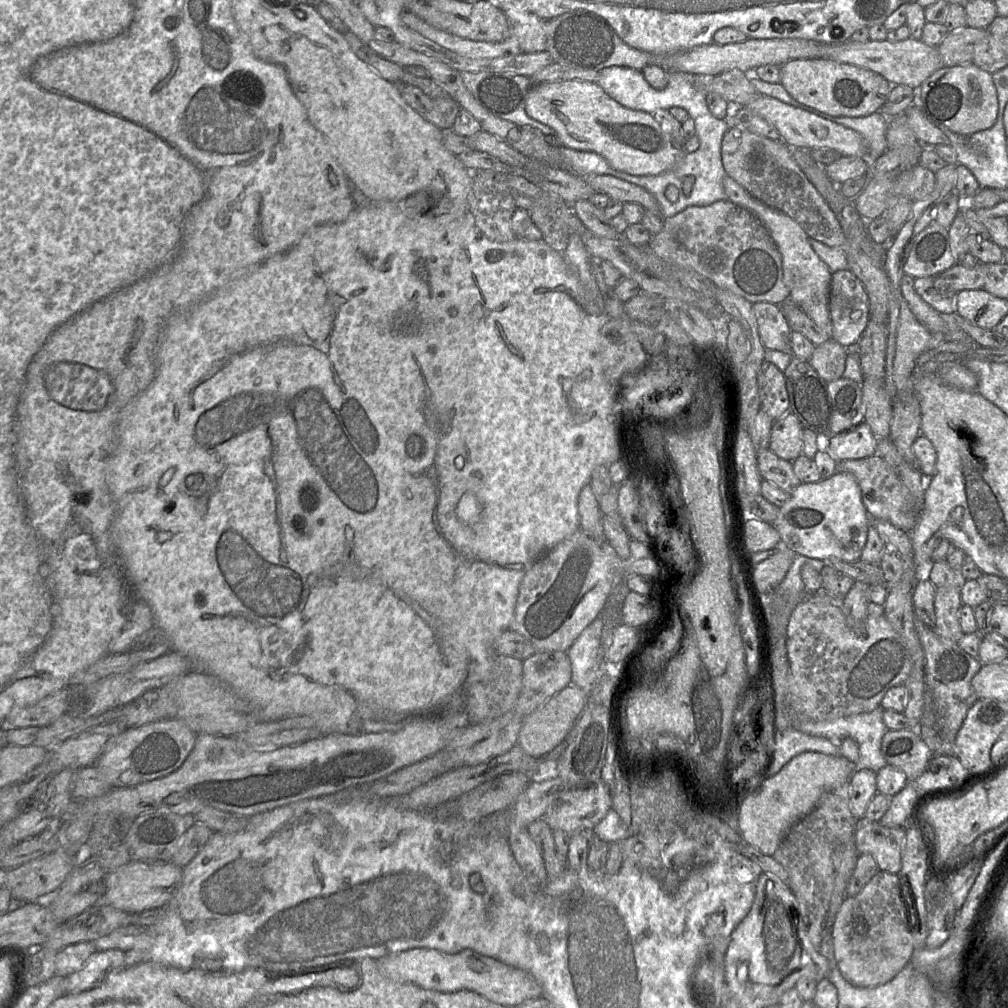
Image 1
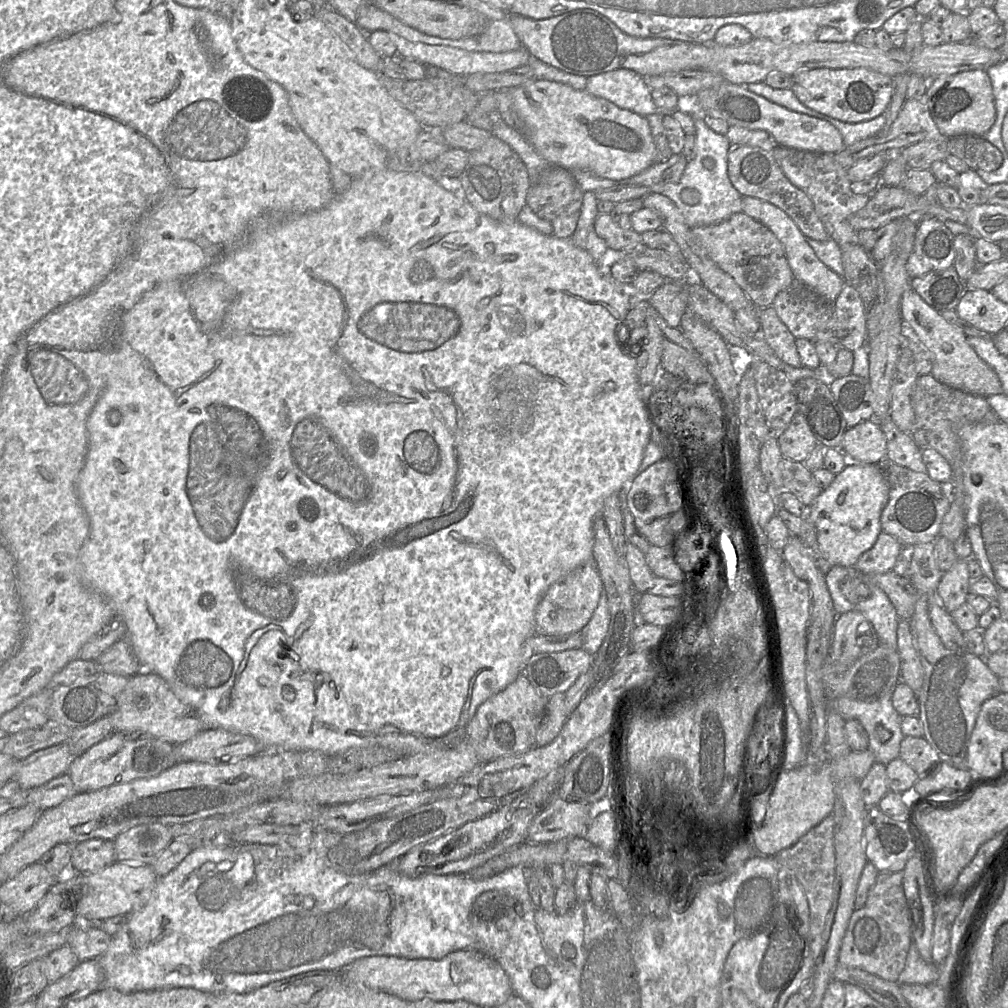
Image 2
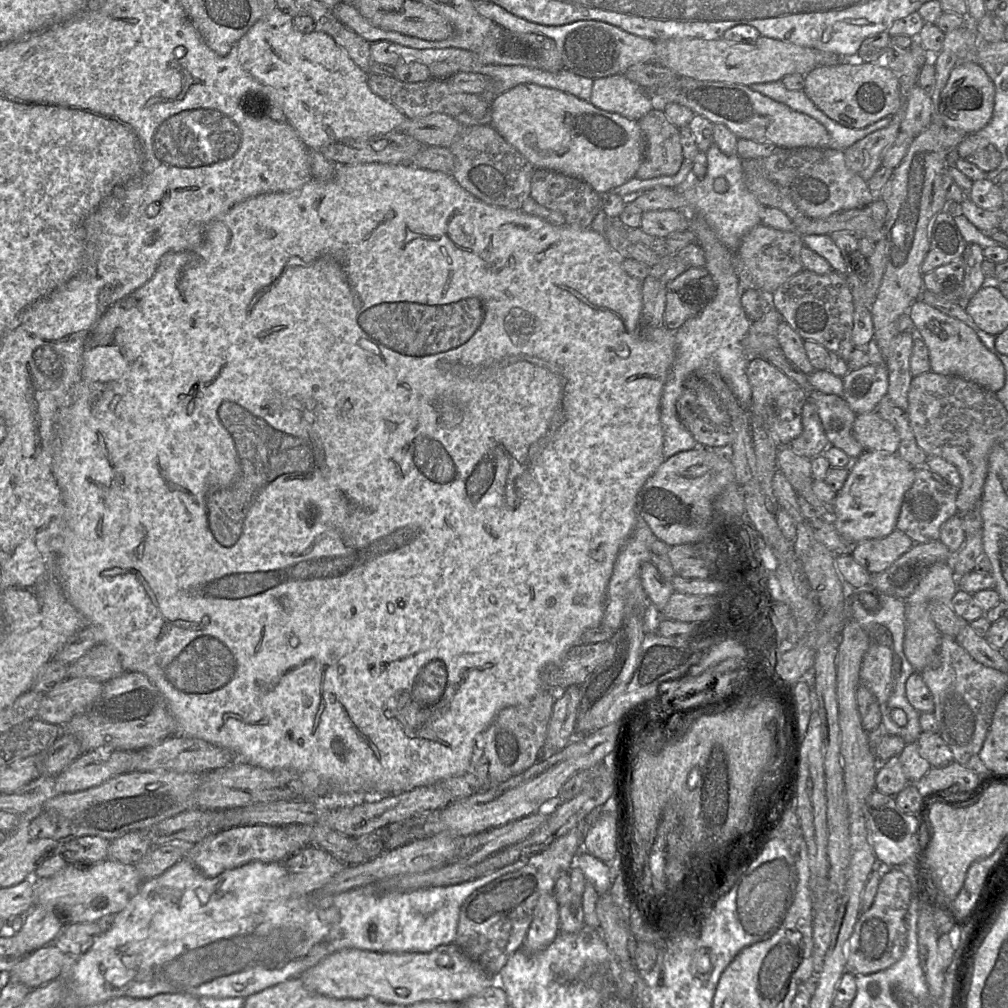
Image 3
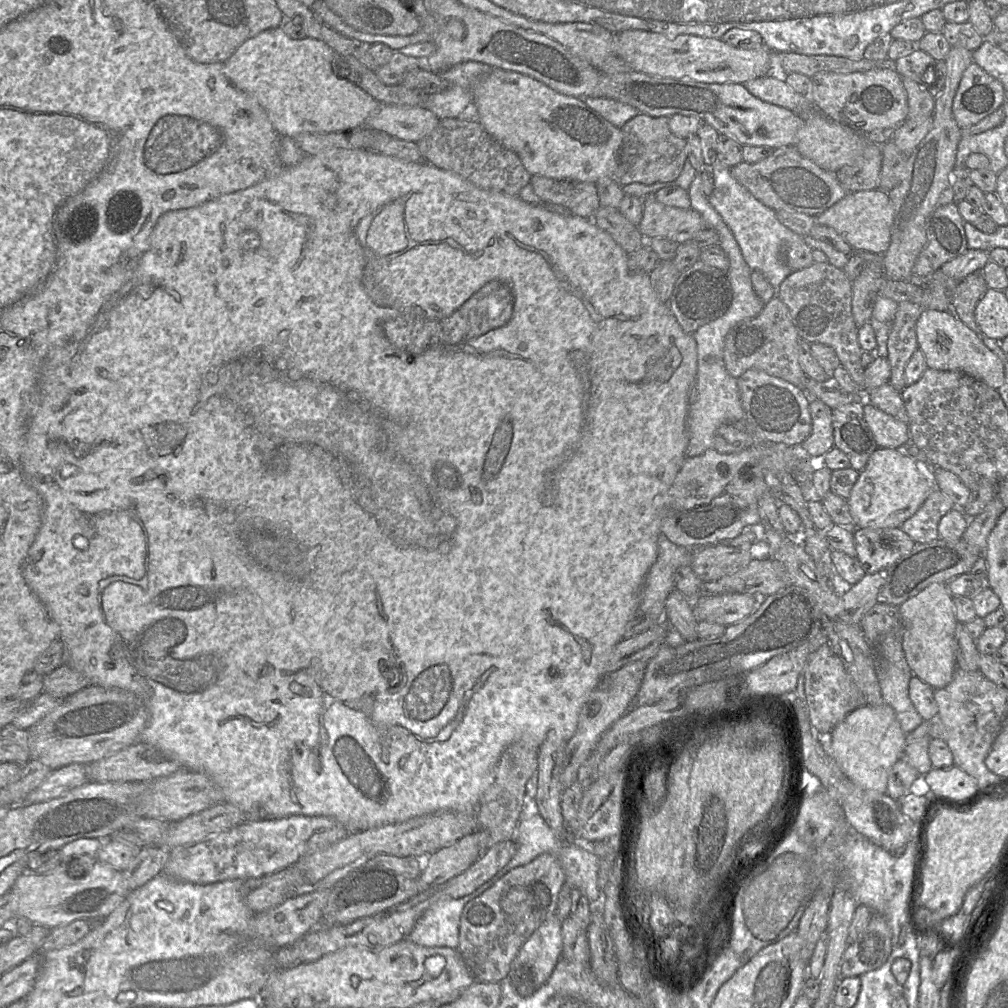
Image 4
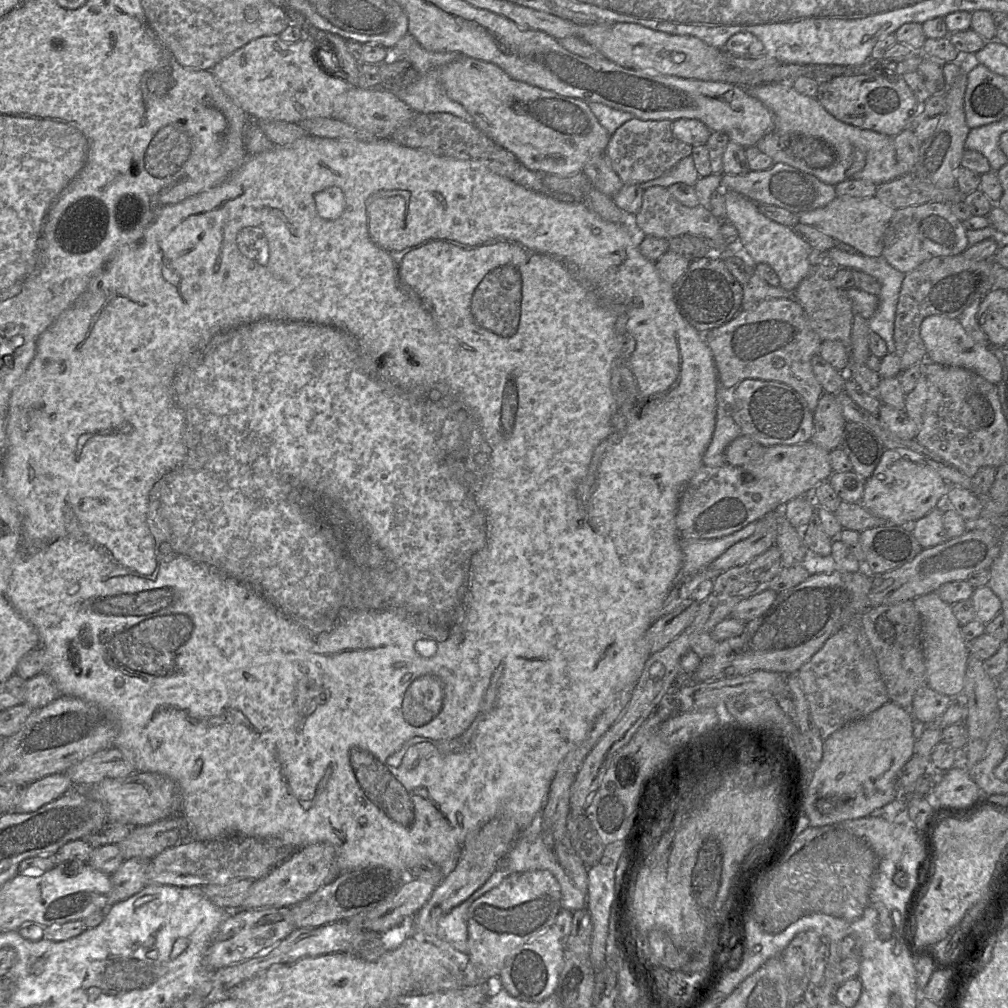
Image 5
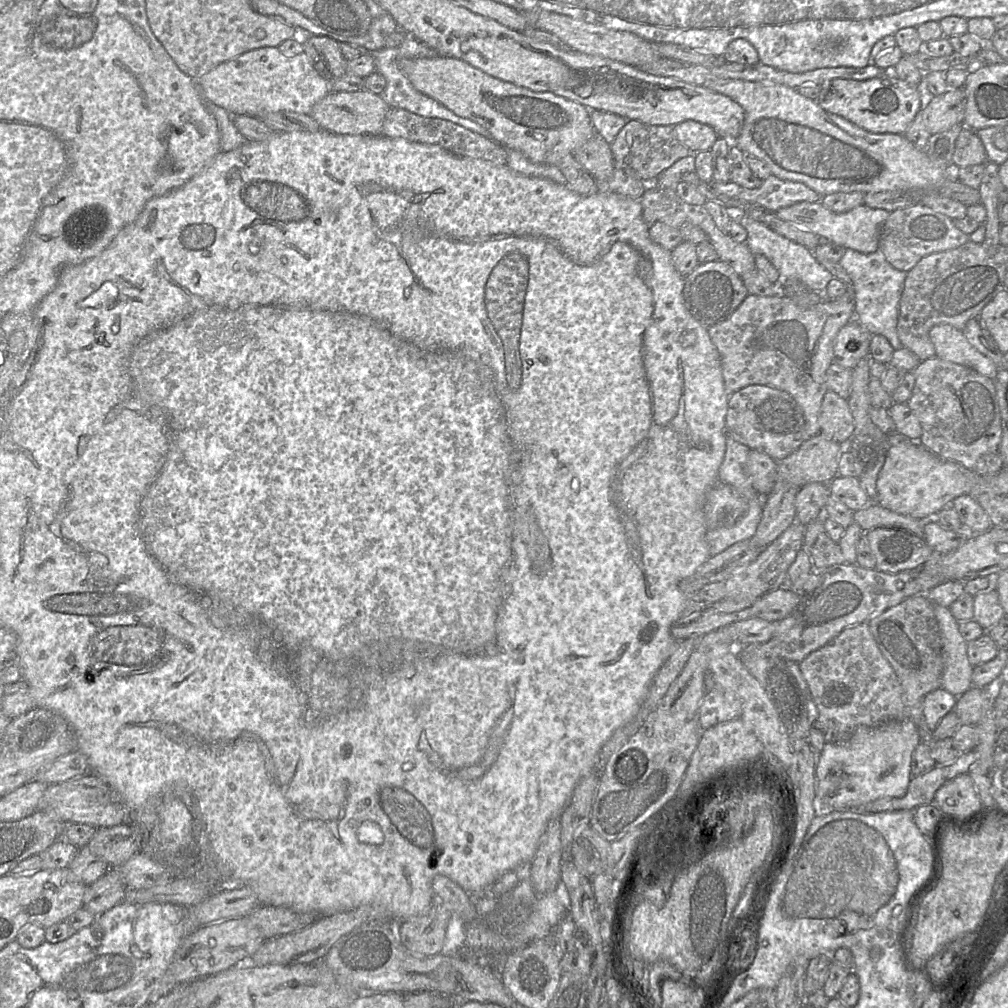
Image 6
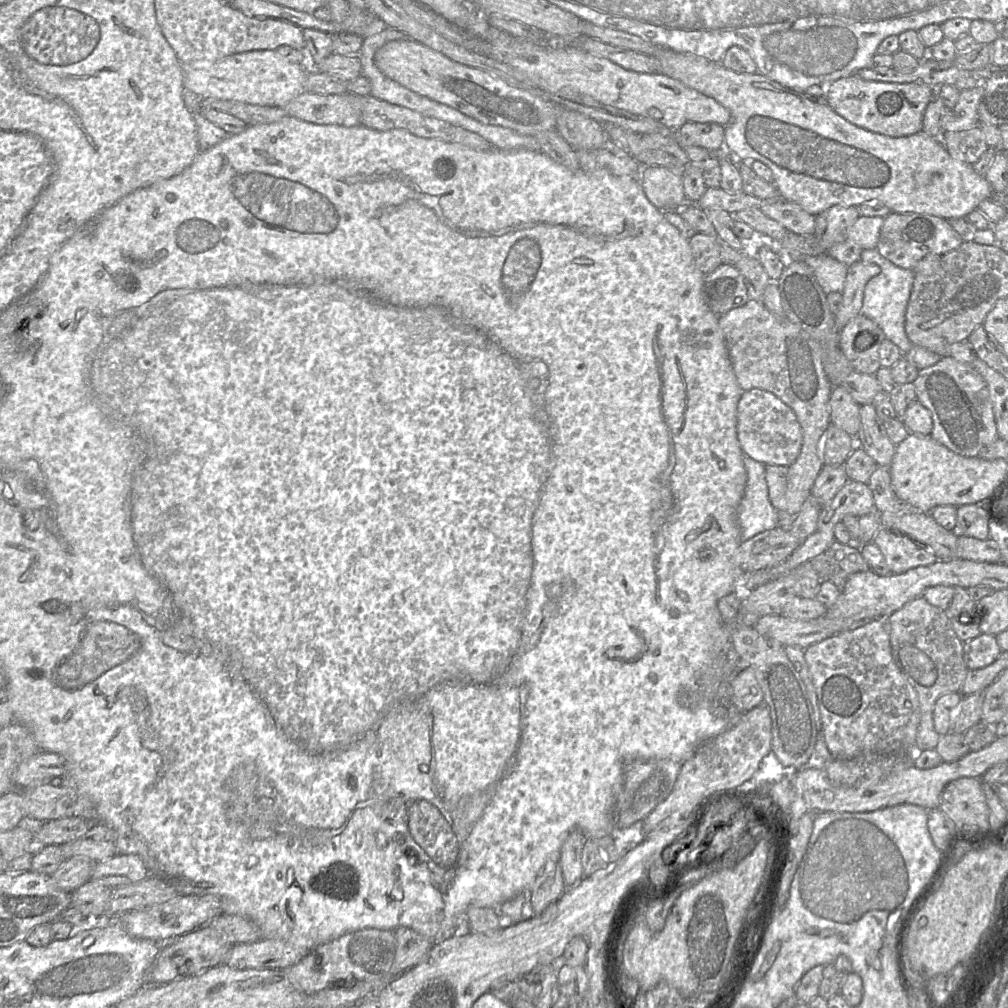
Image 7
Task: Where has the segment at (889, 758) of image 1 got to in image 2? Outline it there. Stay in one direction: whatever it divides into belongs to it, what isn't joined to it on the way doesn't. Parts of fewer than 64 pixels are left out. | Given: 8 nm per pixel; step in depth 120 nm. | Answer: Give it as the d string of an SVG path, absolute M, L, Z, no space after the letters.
M905 736L900 744L899 758L919 777L934 776L942 760L924 737Z

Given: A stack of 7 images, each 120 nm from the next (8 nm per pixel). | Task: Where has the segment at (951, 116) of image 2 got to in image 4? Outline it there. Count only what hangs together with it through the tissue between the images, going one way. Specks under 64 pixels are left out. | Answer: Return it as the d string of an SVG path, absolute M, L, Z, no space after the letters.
M972 62L964 71L953 99L955 121L961 129L973 126L1003 105L1004 99L1001 82Z

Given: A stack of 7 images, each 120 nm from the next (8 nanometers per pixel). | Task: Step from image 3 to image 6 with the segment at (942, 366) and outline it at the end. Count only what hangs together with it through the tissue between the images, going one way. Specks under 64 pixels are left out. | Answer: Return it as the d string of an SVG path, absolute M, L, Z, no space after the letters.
M939 324L930 329L929 338L935 346L936 357L972 368L991 379L997 377L997 365L973 347L962 330Z

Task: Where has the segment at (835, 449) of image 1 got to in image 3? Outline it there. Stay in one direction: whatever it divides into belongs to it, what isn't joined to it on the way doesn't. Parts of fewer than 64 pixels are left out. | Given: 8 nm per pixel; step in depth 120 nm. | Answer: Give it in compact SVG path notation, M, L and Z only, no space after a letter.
M876 411L856 416L853 435L864 451L897 453L900 443L896 429Z

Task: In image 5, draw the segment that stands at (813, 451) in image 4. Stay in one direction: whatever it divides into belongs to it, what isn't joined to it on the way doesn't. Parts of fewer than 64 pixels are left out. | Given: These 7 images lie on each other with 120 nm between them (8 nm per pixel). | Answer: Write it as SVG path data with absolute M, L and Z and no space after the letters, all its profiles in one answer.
M824 392L813 411L814 431L810 441L830 452L840 447L846 419L835 395Z

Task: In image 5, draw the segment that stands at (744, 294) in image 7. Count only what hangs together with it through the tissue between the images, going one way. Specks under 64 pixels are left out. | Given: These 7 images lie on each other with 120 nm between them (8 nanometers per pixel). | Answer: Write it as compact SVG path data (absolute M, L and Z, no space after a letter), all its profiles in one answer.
M717 255L692 261L673 286L673 292L679 313L700 333L706 333L730 321L741 310L743 299L743 286L729 272L723 258Z

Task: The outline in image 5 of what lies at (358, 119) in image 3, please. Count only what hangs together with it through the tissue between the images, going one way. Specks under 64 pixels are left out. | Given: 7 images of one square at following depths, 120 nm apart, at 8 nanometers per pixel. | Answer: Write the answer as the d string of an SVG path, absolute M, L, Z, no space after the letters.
M279 35L256 38L217 63L211 71L223 91L256 122L286 121L298 123L305 119L331 117L336 97L351 88L345 80L326 72L315 60L319 49L310 35L296 43L287 43Z

